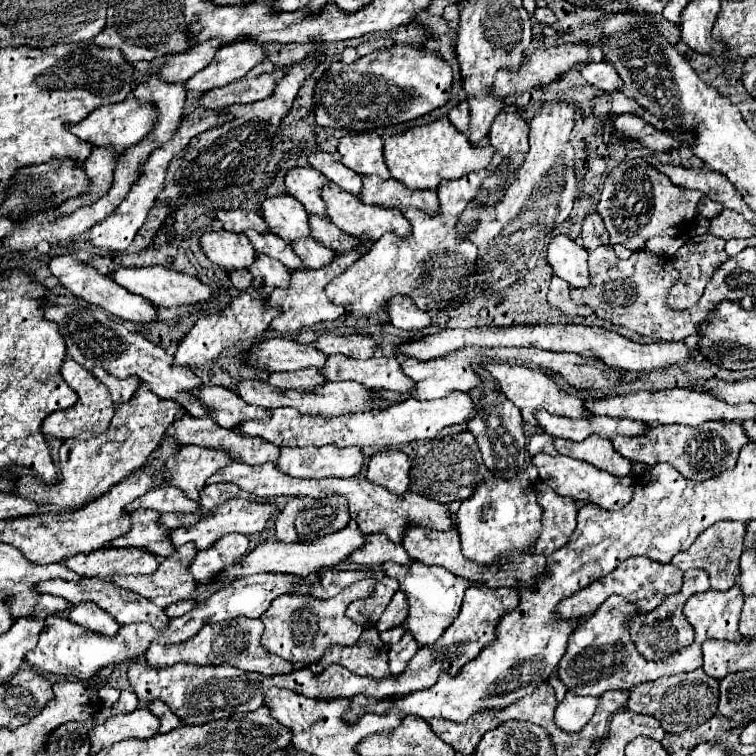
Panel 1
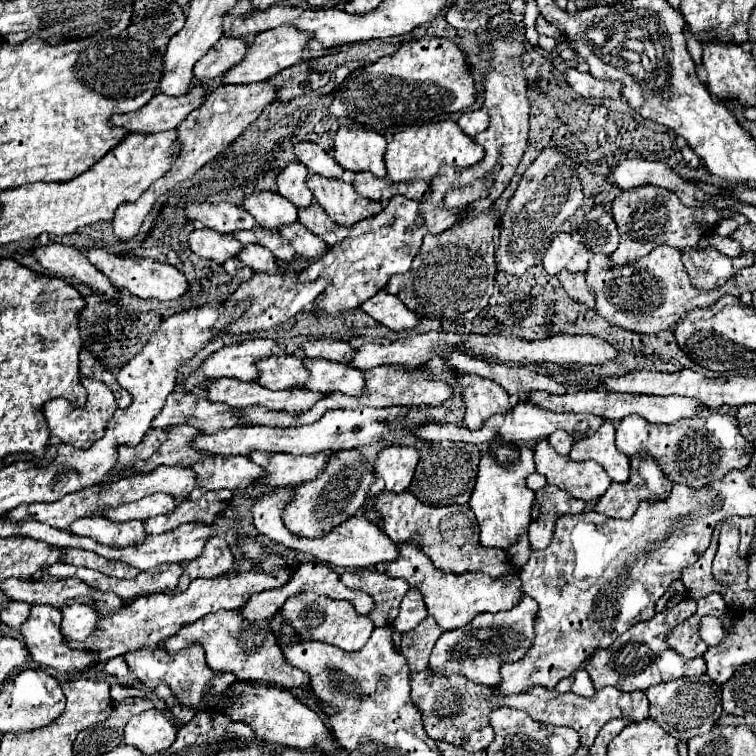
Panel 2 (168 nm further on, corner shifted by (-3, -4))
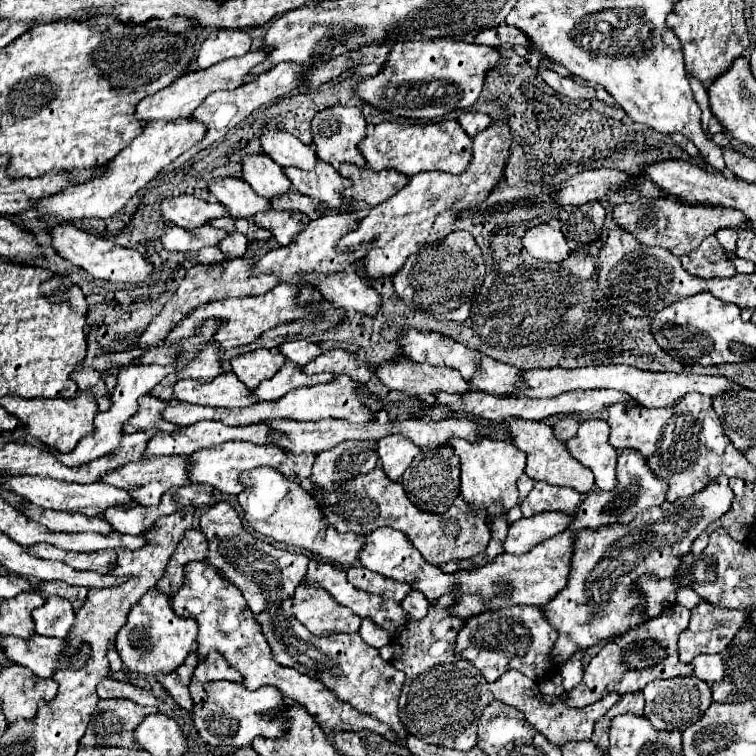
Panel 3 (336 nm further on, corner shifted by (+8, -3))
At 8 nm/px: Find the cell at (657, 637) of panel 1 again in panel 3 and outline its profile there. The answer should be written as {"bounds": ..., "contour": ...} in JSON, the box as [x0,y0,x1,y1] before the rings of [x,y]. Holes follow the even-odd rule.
{"bounds":[680,602,748,664],"contour":[[[708,602],[696,606],[688,630],[680,634],[680,660],[690,664],[698,654],[720,654],[730,644],[736,630],[744,626],[744,618],[748,618],[744,610],[718,608]]]}

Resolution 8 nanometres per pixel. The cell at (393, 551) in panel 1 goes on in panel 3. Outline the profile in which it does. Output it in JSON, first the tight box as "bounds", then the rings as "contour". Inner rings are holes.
{"bounds":[238,468,364,566],"contour":[[[256,468],[238,478],[244,484],[244,490],[238,494],[238,504],[244,510],[244,518],[250,528],[262,536],[274,538],[276,542],[304,548],[312,554],[320,554],[324,560],[338,566],[352,566],[358,560],[358,552],[364,546],[364,536],[346,532],[340,534],[332,526],[322,522],[322,514],[316,506],[316,500],[300,484],[290,482],[274,468]]]}

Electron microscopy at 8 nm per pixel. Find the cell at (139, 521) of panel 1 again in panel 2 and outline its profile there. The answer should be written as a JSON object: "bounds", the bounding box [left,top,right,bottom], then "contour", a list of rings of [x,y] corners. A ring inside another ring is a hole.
{"bounds":[69,517,147,549],"contour":[[[83,517],[83,519],[77,519],[75,523],[71,523],[69,529],[75,535],[93,537],[101,545],[109,545],[109,547],[117,547],[117,549],[143,543],[147,537],[145,525],[141,519],[115,523],[107,517]]]}

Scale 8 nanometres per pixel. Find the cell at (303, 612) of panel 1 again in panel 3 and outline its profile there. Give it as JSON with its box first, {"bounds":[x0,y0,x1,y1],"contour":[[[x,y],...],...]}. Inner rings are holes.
{"bounds":[292,584,360,634],"contour":[[[302,584],[296,588],[292,598],[294,616],[314,634],[332,632],[358,632],[360,616],[356,616],[346,606],[340,606],[322,586]]]}

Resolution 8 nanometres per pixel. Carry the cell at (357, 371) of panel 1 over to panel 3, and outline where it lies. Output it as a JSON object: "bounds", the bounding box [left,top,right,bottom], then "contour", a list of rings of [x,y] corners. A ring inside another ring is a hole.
{"bounds":[252,362,332,400],"contour":[[[286,362],[278,374],[274,374],[272,378],[260,382],[258,388],[252,390],[252,396],[256,400],[278,400],[282,396],[286,396],[288,392],[302,388],[302,386],[316,386],[316,384],[324,384],[324,382],[332,382],[332,374],[316,374],[316,376],[306,376],[300,366],[296,366],[294,362]]]}

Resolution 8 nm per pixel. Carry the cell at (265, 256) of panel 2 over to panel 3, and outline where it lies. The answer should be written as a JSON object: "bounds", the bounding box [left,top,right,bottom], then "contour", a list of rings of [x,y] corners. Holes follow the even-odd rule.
{"bounds":[220,232,248,258],"contour":[[[230,232],[220,244],[220,250],[224,252],[224,256],[234,258],[234,256],[244,256],[248,250],[248,238],[244,238],[244,234],[240,232]]]}

